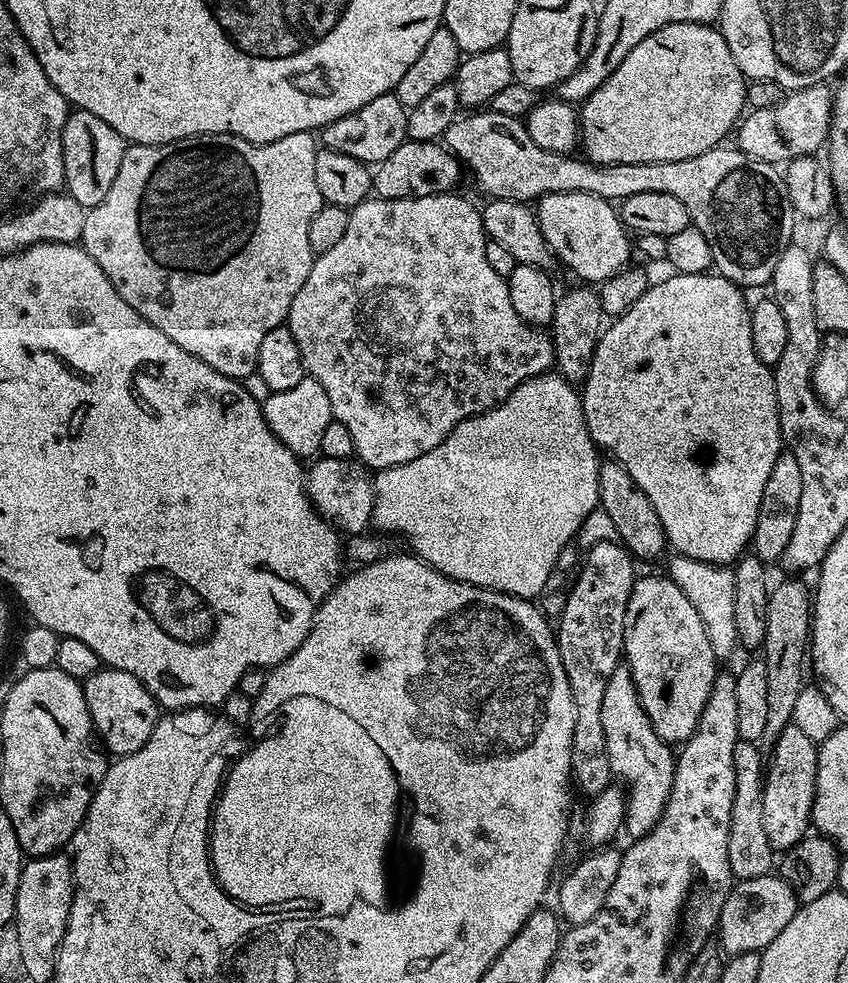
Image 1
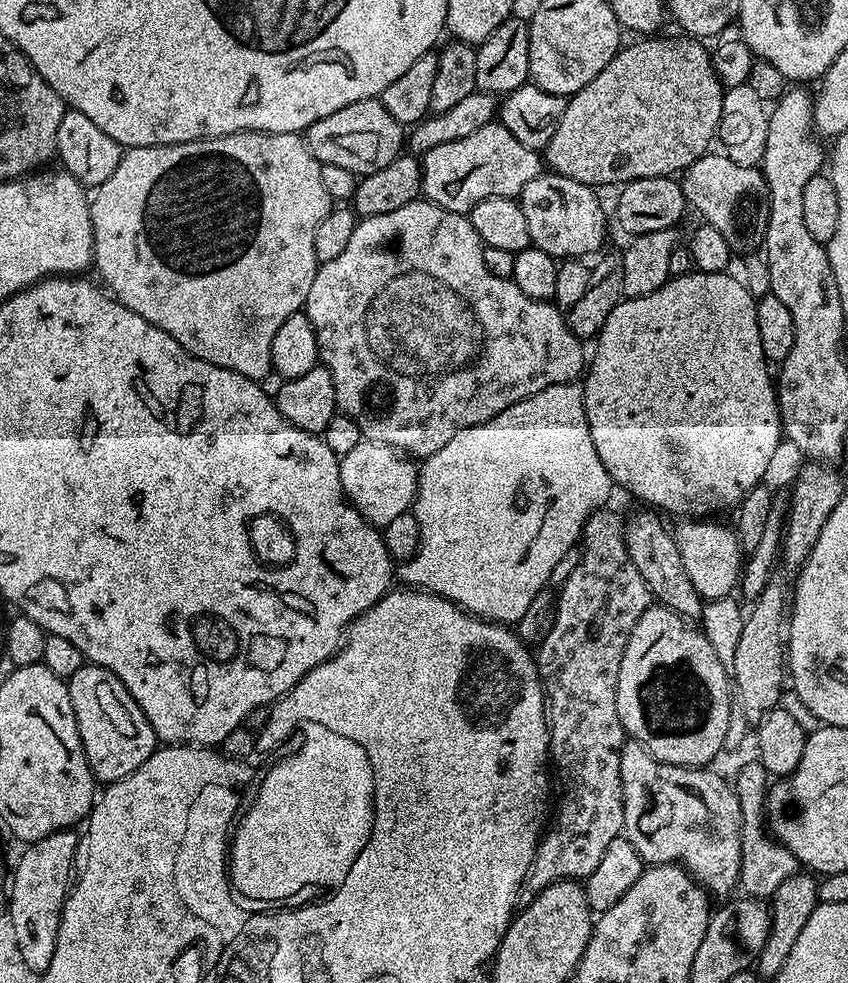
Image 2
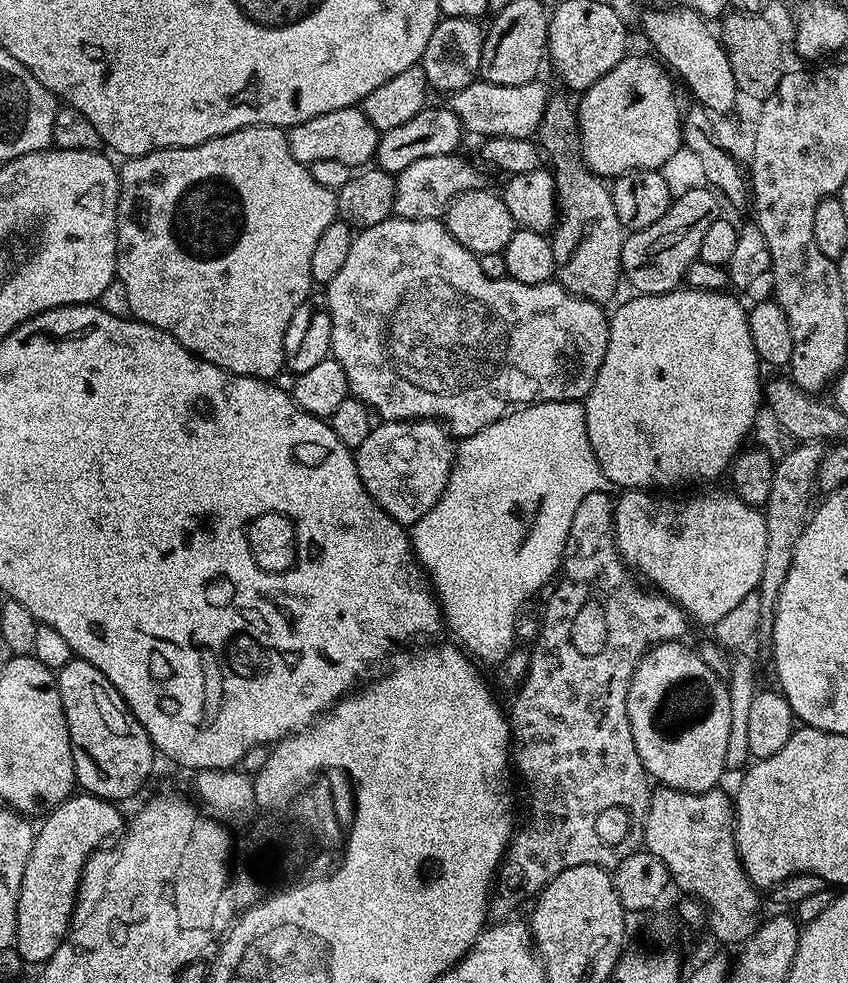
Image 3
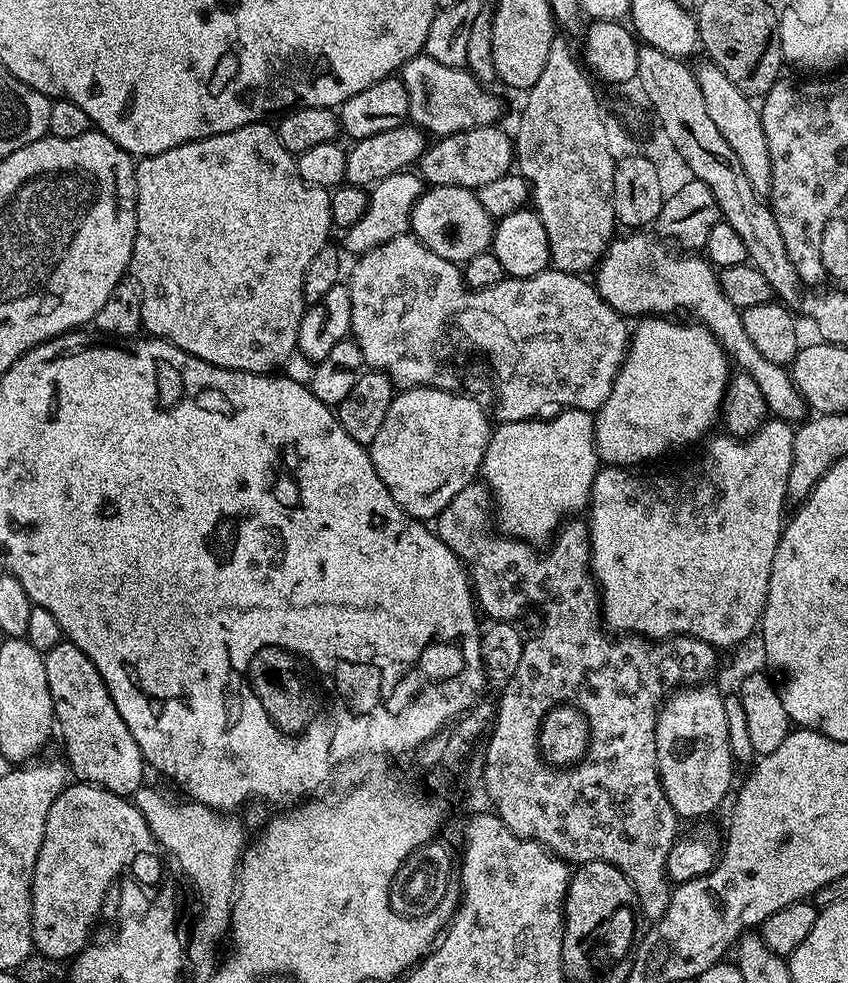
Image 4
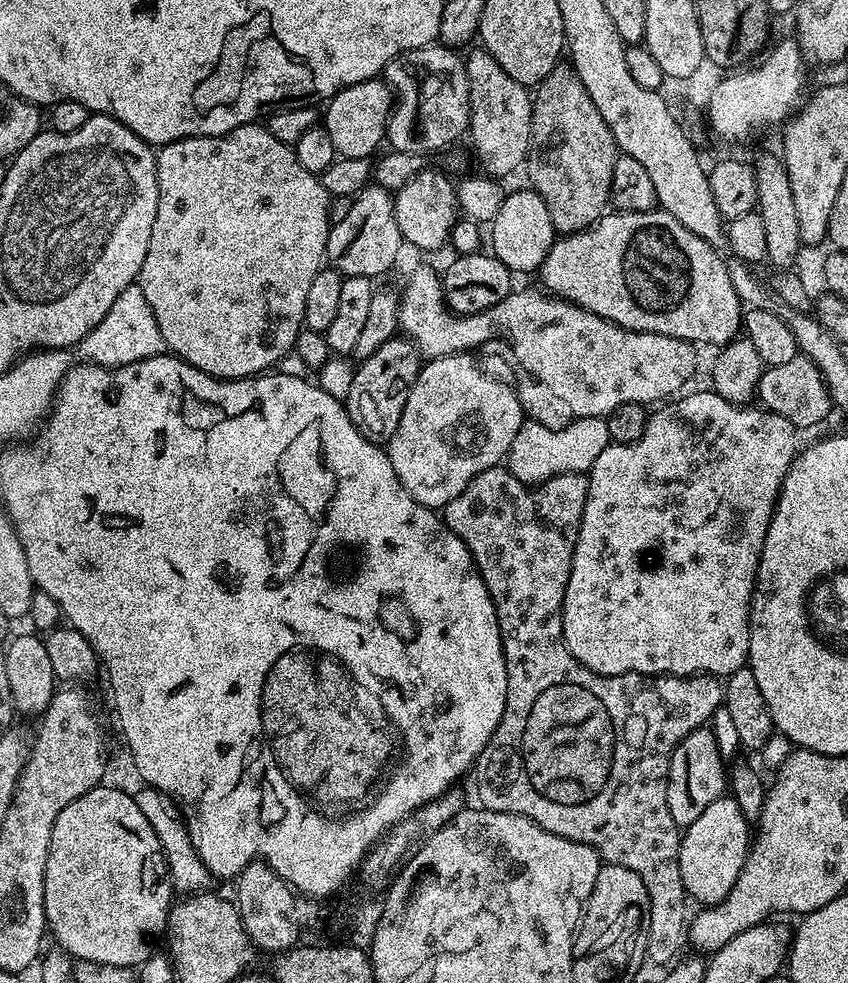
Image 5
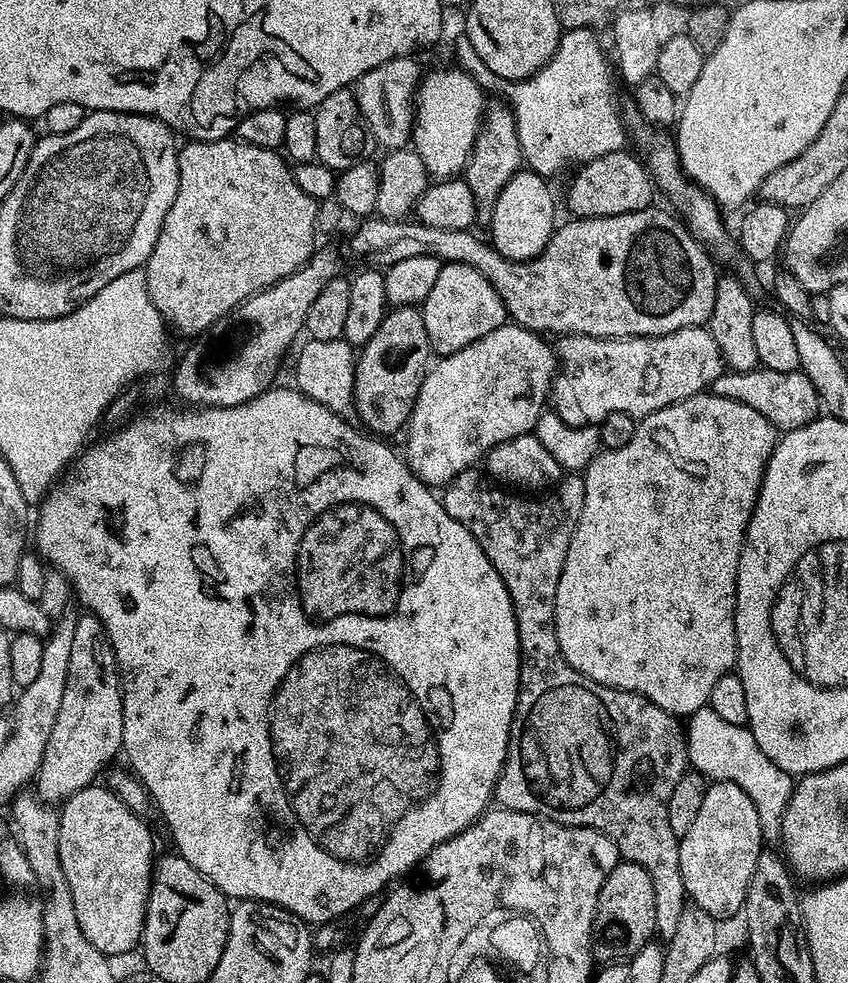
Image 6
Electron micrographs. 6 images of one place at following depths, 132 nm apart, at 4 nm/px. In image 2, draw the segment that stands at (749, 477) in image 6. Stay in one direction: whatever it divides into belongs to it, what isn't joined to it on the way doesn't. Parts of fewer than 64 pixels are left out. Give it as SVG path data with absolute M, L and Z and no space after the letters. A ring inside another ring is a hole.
M684 518L675 525L676 545L682 554L682 566L694 582L694 590L705 601L722 600L737 591L741 581L742 553L740 539L731 527L724 524L712 524L708 518Z

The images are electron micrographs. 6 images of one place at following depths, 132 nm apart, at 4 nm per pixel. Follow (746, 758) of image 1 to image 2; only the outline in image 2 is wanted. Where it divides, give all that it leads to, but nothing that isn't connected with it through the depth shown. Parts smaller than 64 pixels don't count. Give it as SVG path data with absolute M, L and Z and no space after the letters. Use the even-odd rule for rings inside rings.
M758 760L746 763L734 779L736 797L739 798L740 845L742 862L739 864L739 887L747 897L759 900L769 899L774 890L796 872L801 871L800 860L776 840L767 826L767 796L770 774Z

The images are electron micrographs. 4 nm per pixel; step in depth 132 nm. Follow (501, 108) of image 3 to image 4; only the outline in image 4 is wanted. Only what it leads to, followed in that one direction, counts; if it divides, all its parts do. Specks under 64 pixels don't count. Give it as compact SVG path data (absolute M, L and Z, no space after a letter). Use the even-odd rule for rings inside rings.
M421 54L407 60L404 67L400 69L398 76L399 79L404 81L406 94L410 98L408 115L411 123L425 133L431 134L433 132L433 137L449 136L452 132L461 132L471 128L486 128L495 125L499 121L496 120L500 116L499 98L494 93L488 92L492 90L481 84L471 72L464 68L442 66L442 62L434 62L434 58Z

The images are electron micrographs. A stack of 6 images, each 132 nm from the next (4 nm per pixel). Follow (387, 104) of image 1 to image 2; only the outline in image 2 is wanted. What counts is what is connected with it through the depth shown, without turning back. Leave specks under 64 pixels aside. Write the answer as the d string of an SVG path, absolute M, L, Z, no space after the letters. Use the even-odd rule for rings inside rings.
M373 98L350 102L350 106L342 106L342 110L326 114L326 118L318 118L303 137L318 163L342 166L342 170L350 170L359 178L382 170L382 166L390 166L390 162L401 155L406 144L406 128L387 113L379 98Z

